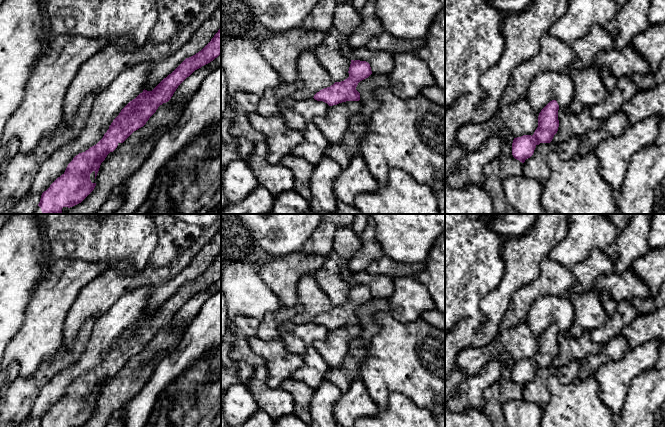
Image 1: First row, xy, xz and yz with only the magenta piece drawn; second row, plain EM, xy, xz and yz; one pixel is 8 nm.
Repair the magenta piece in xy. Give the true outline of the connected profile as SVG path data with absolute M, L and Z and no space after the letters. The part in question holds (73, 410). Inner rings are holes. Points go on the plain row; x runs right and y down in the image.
M221 252L211 265L198 277L186 282L171 298L164 302L152 315L143 314L130 325L113 344L103 362L85 376L76 379L68 388L65 396L58 401L41 419L39 427L81 427L95 412L96 407L90 404L90 398L95 396L95 403L101 387L119 367L123 367L134 355L143 351L158 331L168 326L178 310L195 294L210 287L221 278Z

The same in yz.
M556 324L550 325L539 337L538 351L534 358L523 359L514 362L512 367L512 379L515 383L524 387L530 382L537 369L540 367L550 367L558 355L559 329Z

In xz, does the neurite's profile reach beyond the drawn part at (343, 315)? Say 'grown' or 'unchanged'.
unchanged

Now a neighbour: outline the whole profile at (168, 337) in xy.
M171 323L163 327L143 351L134 355L123 367L118 367L117 372L110 376L101 387L94 414L81 427L105 427L116 412L141 391L156 365L180 342L186 328L187 326L183 326L181 329L176 329Z

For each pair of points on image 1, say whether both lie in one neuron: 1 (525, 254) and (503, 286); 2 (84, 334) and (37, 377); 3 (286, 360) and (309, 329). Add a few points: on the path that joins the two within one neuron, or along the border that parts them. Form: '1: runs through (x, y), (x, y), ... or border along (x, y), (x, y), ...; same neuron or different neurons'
1: runs through (522, 262), (521, 268), (511, 278); same neuron
2: runs through (76, 347), (50, 368); same neuron
3: border along (281, 340), (289, 351), (301, 355); different neurons

